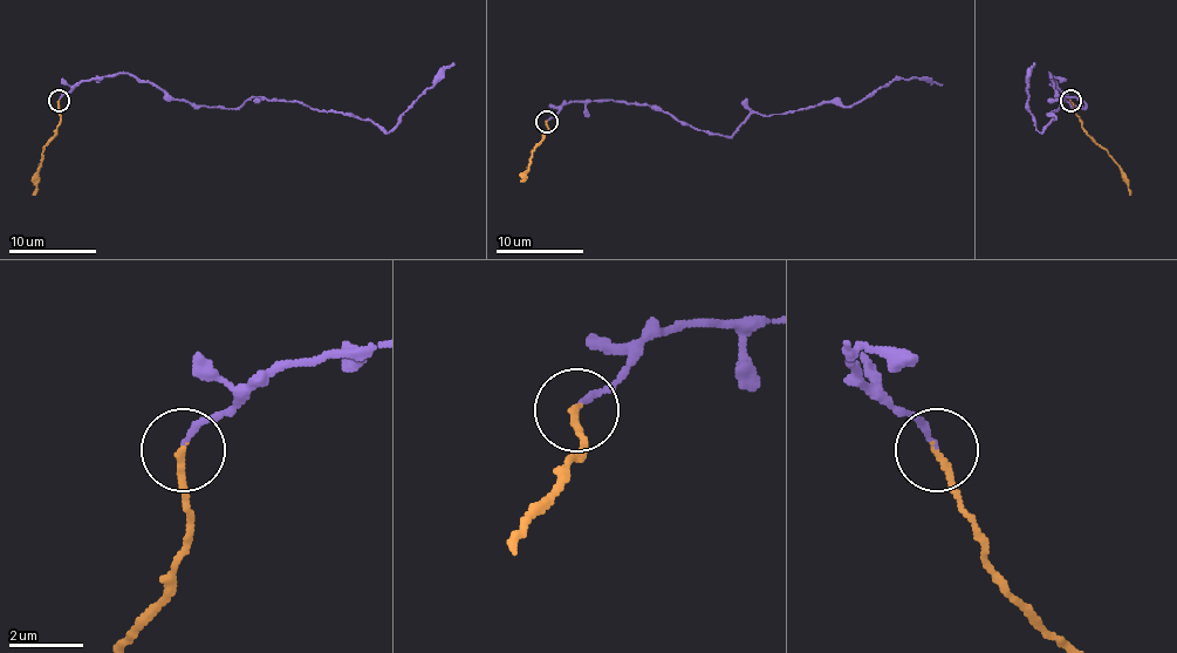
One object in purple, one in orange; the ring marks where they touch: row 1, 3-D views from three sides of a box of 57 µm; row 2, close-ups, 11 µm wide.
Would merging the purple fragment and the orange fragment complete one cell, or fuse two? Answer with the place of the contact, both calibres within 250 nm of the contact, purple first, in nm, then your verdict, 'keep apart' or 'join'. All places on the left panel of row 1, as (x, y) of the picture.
(59, 101) | 150/170 nm | join

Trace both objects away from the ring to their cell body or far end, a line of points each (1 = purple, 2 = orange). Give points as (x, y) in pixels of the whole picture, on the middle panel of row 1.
1: (546, 122), (563, 104), (618, 100), (730, 137), (751, 113), (847, 107), (900, 79), (943, 84)
2: (546, 122), (546, 133), (520, 181)

